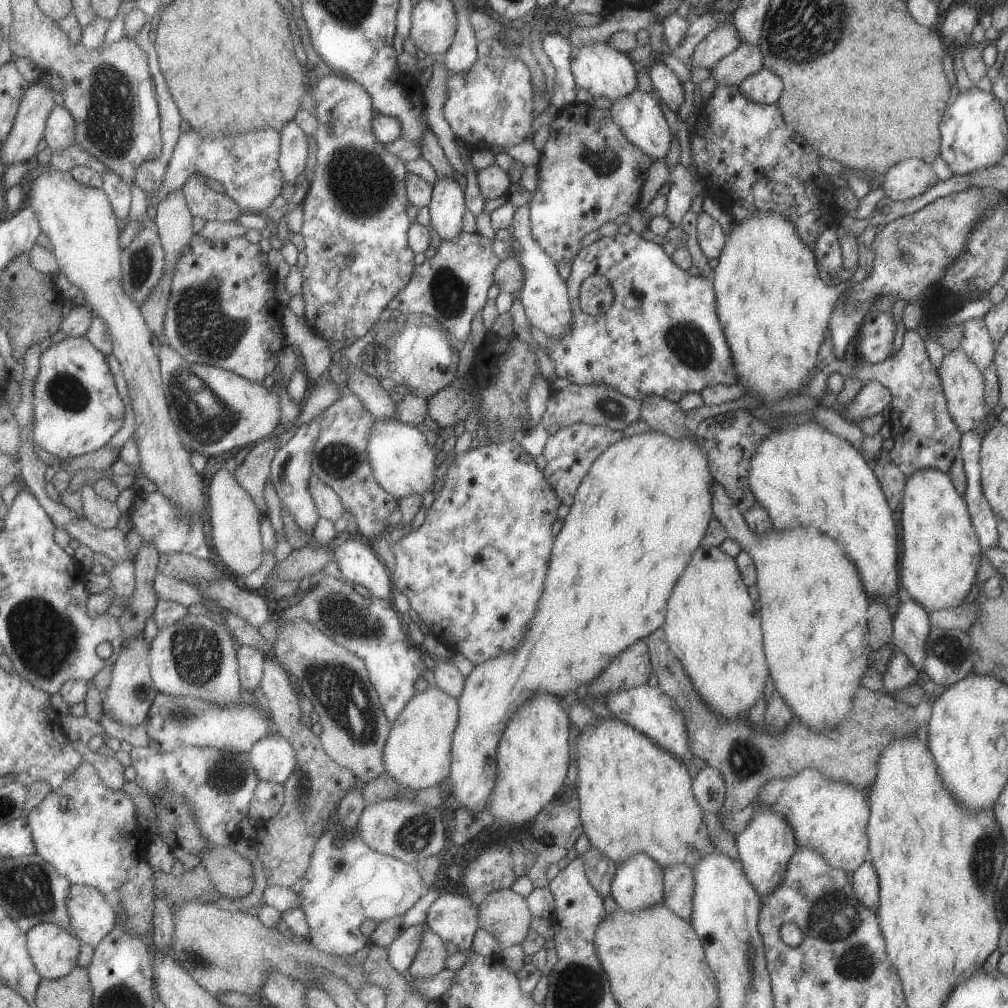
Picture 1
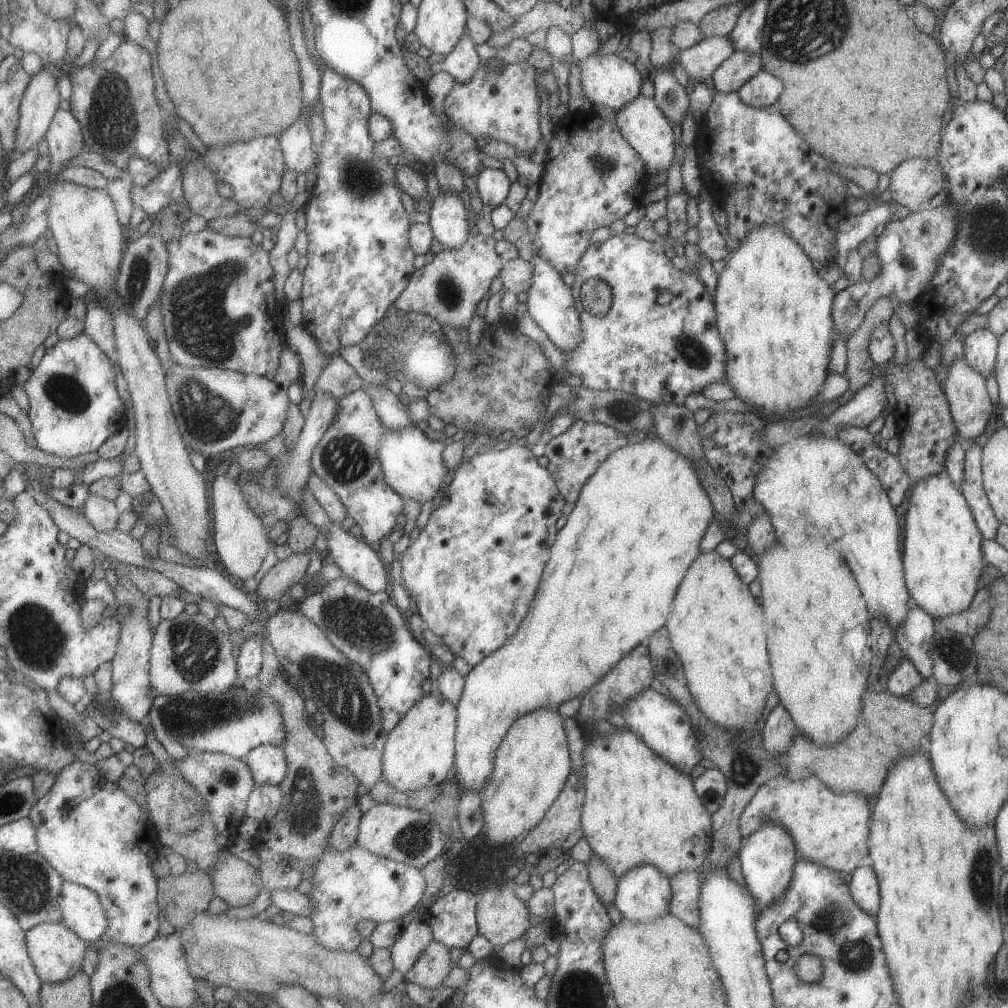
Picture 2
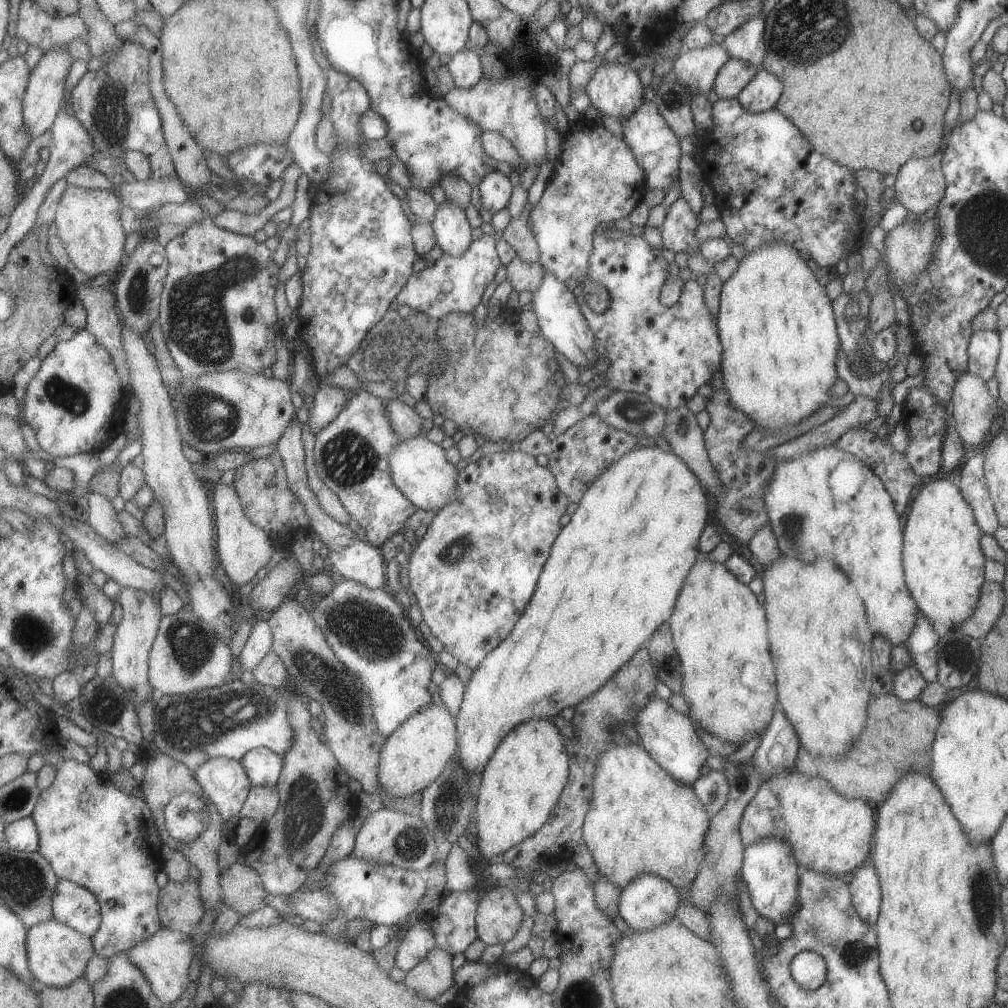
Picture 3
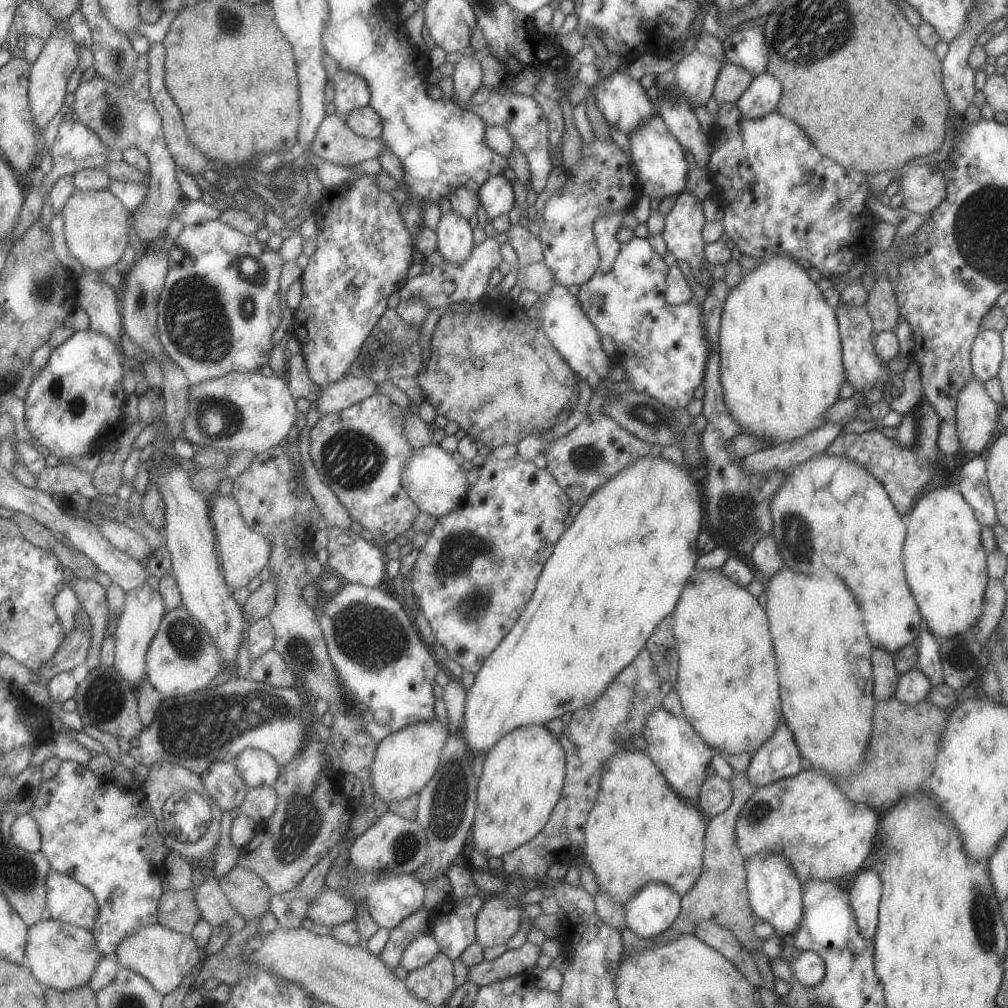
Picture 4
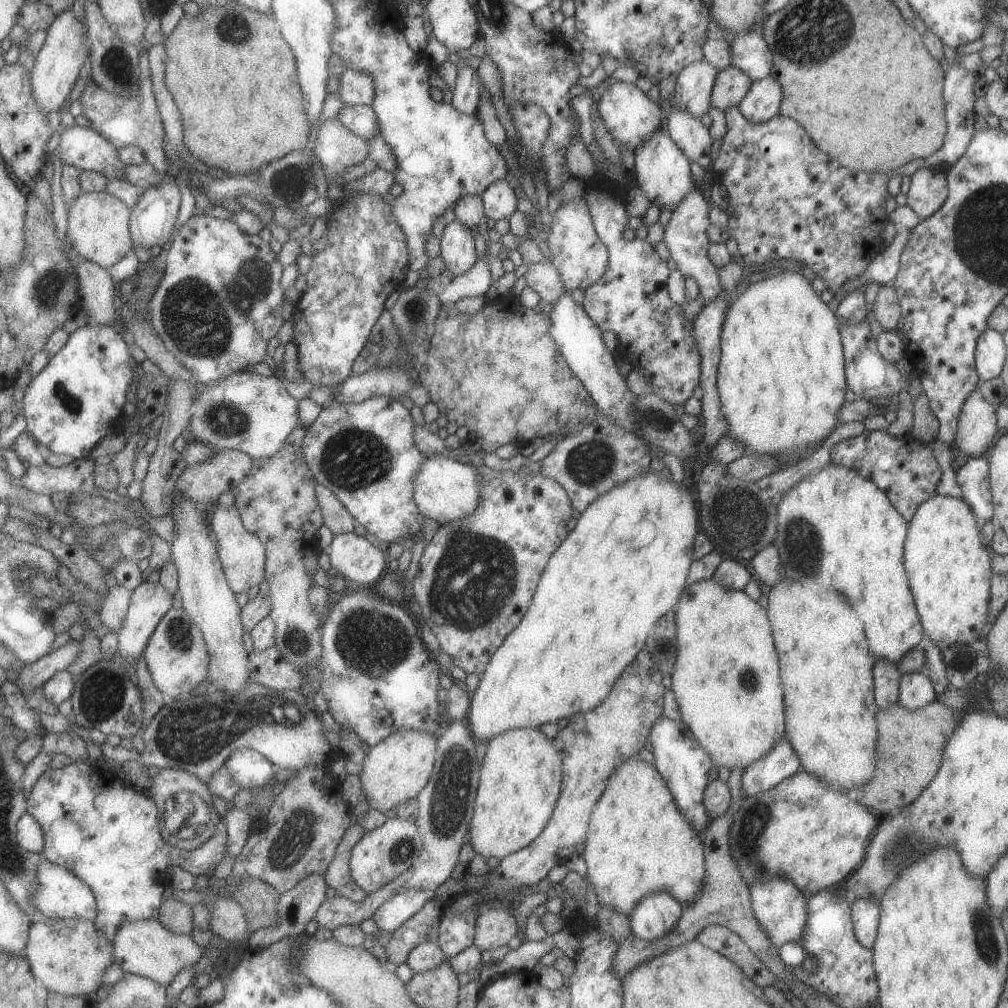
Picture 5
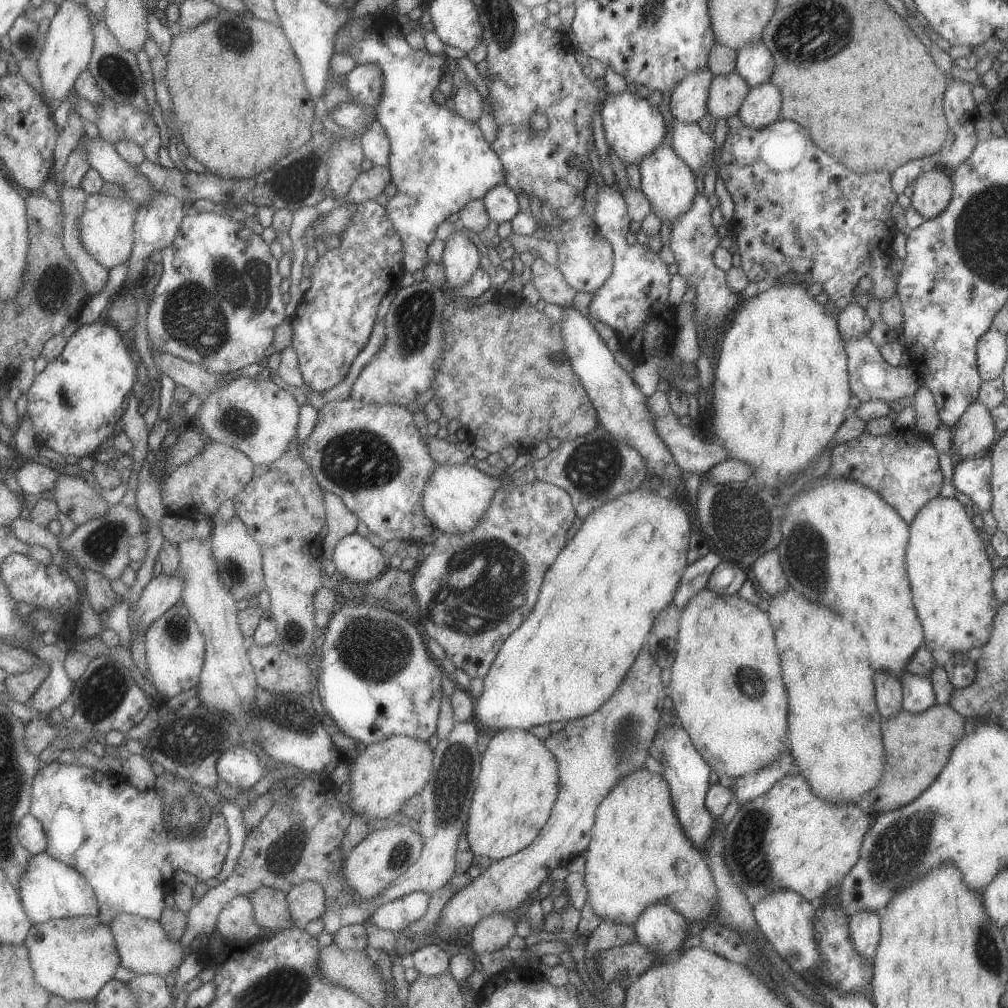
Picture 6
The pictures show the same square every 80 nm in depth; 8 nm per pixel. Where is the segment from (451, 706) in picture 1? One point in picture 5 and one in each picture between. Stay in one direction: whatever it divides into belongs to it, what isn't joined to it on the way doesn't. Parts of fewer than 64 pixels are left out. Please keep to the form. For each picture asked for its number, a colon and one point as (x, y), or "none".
2: (419, 752)
3: (414, 754)
4: (403, 762)
5: (394, 770)

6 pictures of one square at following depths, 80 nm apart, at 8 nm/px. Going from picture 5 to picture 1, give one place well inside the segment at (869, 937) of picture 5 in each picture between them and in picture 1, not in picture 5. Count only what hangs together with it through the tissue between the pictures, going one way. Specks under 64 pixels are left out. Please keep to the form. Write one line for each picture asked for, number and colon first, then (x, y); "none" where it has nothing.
1: (864, 882)
2: (863, 887)
3: (864, 889)
4: (864, 897)

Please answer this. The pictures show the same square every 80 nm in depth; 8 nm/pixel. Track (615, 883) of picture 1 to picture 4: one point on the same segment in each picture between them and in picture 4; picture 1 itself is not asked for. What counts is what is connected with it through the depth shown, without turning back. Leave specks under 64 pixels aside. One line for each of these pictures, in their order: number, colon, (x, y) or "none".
2: (642, 894)
3: (648, 900)
4: (651, 910)

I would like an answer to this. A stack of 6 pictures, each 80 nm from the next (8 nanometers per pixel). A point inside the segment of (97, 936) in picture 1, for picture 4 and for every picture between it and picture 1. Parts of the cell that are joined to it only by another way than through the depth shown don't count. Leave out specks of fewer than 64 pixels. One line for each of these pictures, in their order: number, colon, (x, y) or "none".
2: (81, 911)
3: (73, 906)
4: (66, 900)

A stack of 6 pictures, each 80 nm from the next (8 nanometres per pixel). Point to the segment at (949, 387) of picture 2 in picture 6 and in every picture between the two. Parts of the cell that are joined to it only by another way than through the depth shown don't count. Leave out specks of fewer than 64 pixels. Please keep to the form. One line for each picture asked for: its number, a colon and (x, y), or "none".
3: (973, 408)
4: (976, 414)
5: (976, 427)
6: (973, 432)

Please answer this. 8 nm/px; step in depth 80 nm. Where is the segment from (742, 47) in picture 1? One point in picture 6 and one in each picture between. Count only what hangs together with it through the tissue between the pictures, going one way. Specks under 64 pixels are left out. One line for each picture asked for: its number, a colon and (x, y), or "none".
2: (736, 69)
3: (734, 74)
4: (732, 80)
5: (730, 84)
6: (726, 92)

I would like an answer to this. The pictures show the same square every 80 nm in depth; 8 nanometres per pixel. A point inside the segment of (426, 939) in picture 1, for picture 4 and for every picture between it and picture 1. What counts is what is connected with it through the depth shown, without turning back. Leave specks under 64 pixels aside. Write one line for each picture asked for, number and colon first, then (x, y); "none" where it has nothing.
2: (429, 970)
3: (433, 975)
4: (433, 983)

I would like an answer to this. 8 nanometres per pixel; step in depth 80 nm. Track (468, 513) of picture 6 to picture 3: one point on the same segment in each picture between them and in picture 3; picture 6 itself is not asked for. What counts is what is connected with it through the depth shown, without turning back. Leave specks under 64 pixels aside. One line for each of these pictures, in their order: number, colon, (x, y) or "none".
3: (418, 468)
4: (435, 483)
5: (446, 491)

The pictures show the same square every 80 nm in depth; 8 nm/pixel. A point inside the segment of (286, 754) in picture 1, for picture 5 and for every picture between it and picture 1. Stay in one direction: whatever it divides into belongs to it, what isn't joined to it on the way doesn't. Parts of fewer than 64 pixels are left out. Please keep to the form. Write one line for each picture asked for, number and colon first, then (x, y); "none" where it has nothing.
2: (267, 765)
3: (262, 766)
4: (256, 768)
5: (248, 769)

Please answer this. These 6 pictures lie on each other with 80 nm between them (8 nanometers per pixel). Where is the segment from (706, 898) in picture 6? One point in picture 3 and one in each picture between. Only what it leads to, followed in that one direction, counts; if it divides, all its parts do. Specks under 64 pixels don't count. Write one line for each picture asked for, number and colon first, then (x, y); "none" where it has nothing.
3: (640, 821)
4: (640, 830)
5: (638, 842)

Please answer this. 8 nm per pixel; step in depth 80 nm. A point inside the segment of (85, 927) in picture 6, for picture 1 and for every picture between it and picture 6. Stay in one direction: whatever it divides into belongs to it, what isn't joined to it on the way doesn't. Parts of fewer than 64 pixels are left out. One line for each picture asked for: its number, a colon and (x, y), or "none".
1: (53, 952)
2: (56, 953)
3: (57, 955)
4: (61, 956)
5: (68, 957)

